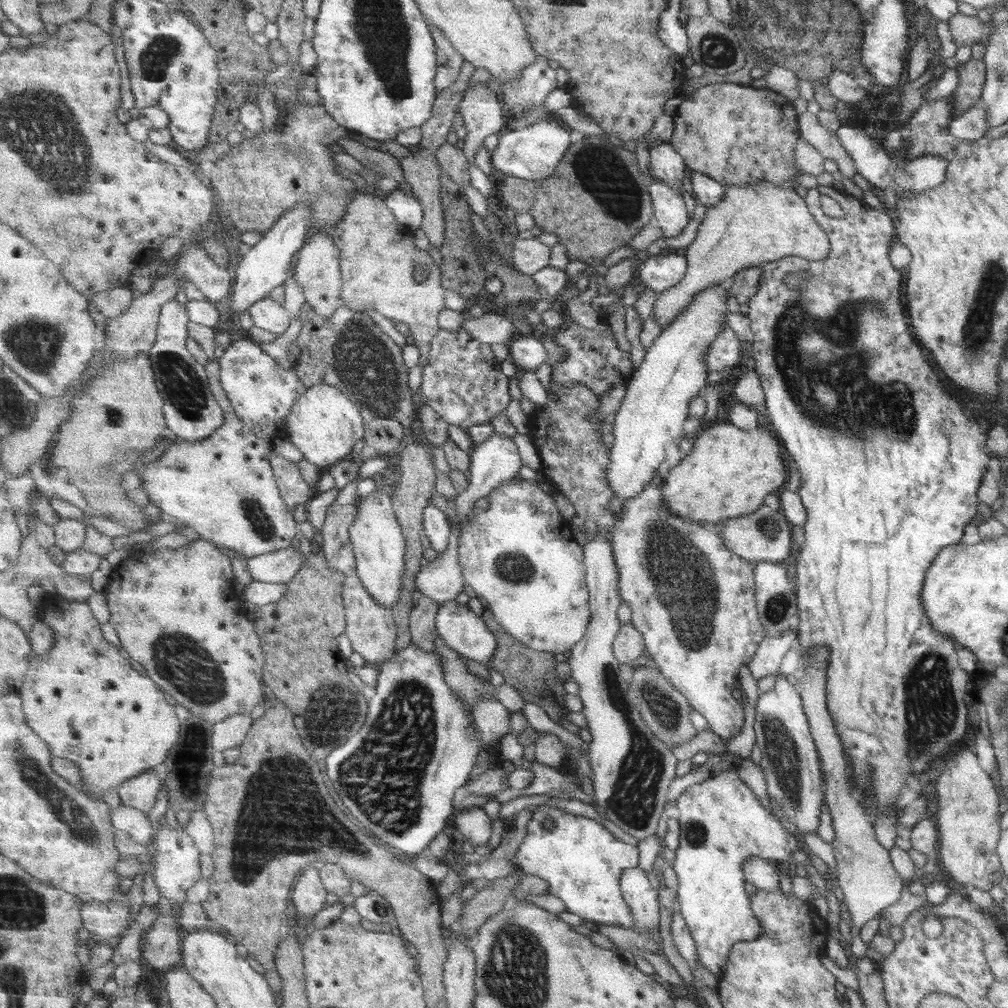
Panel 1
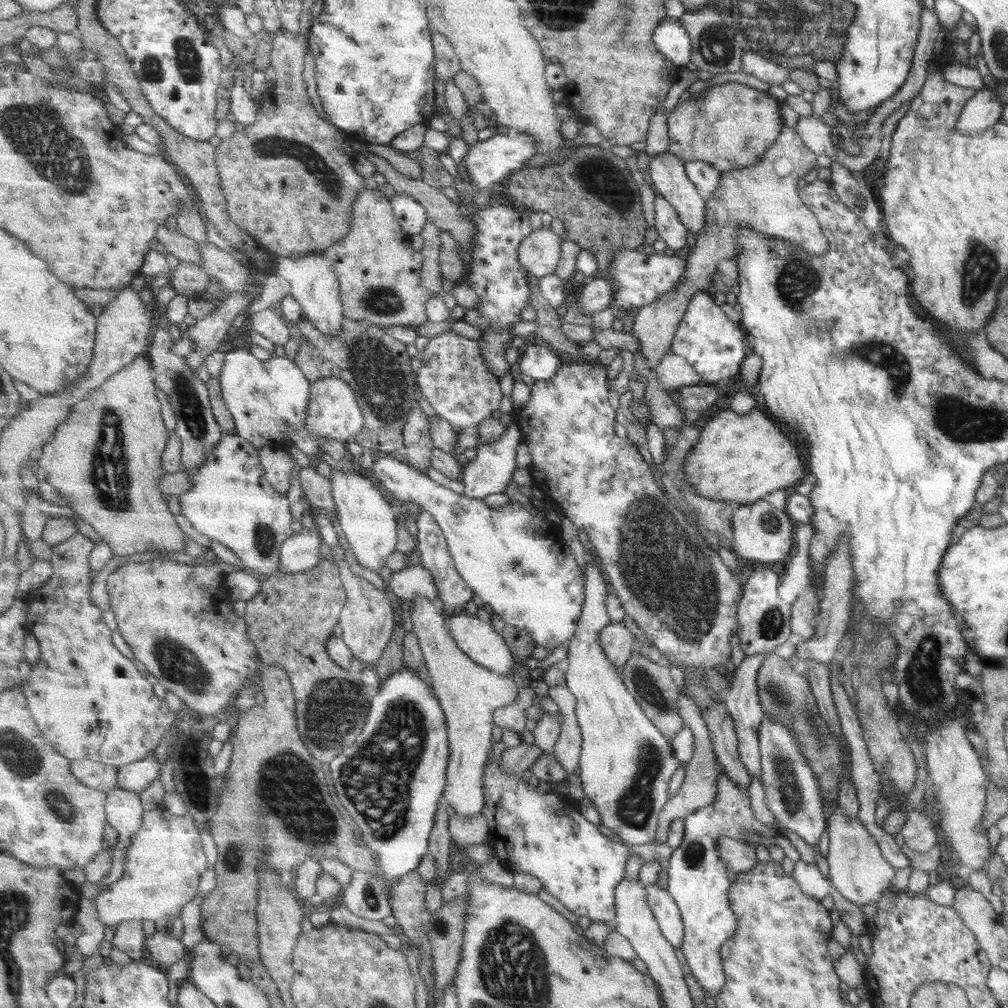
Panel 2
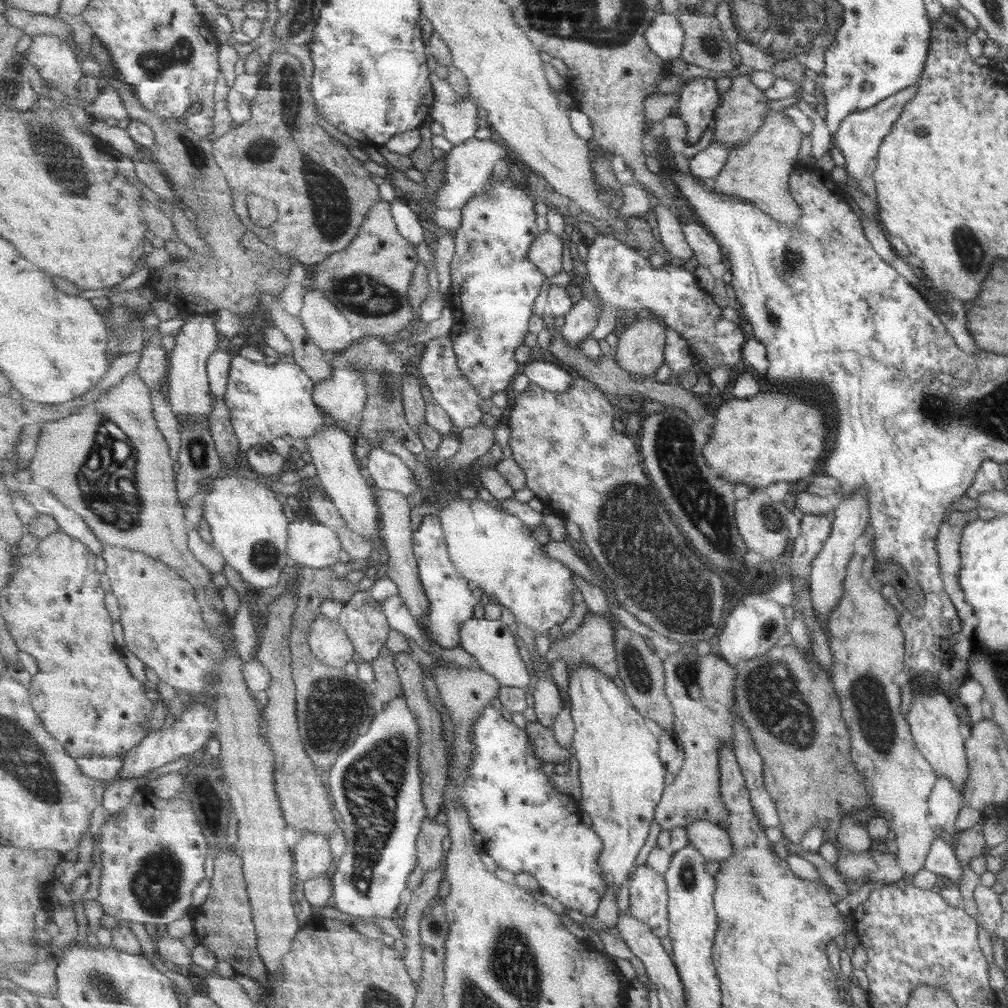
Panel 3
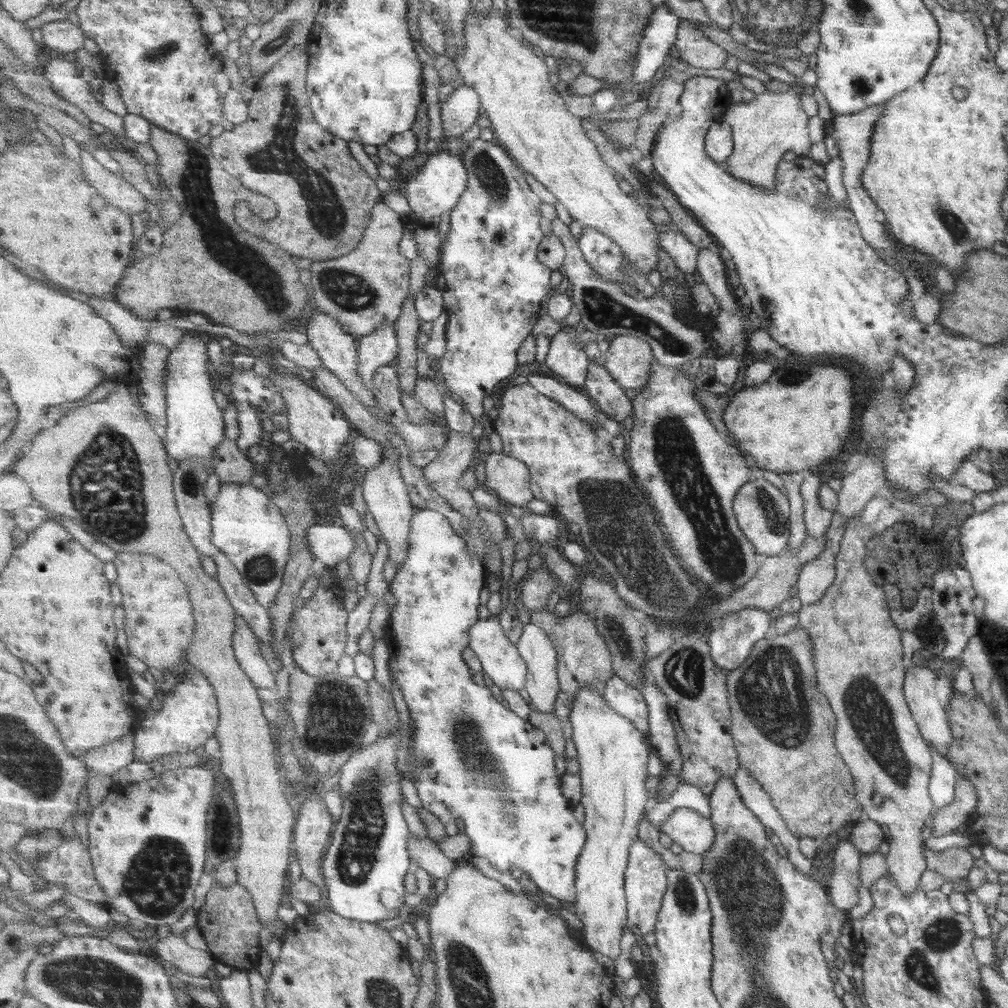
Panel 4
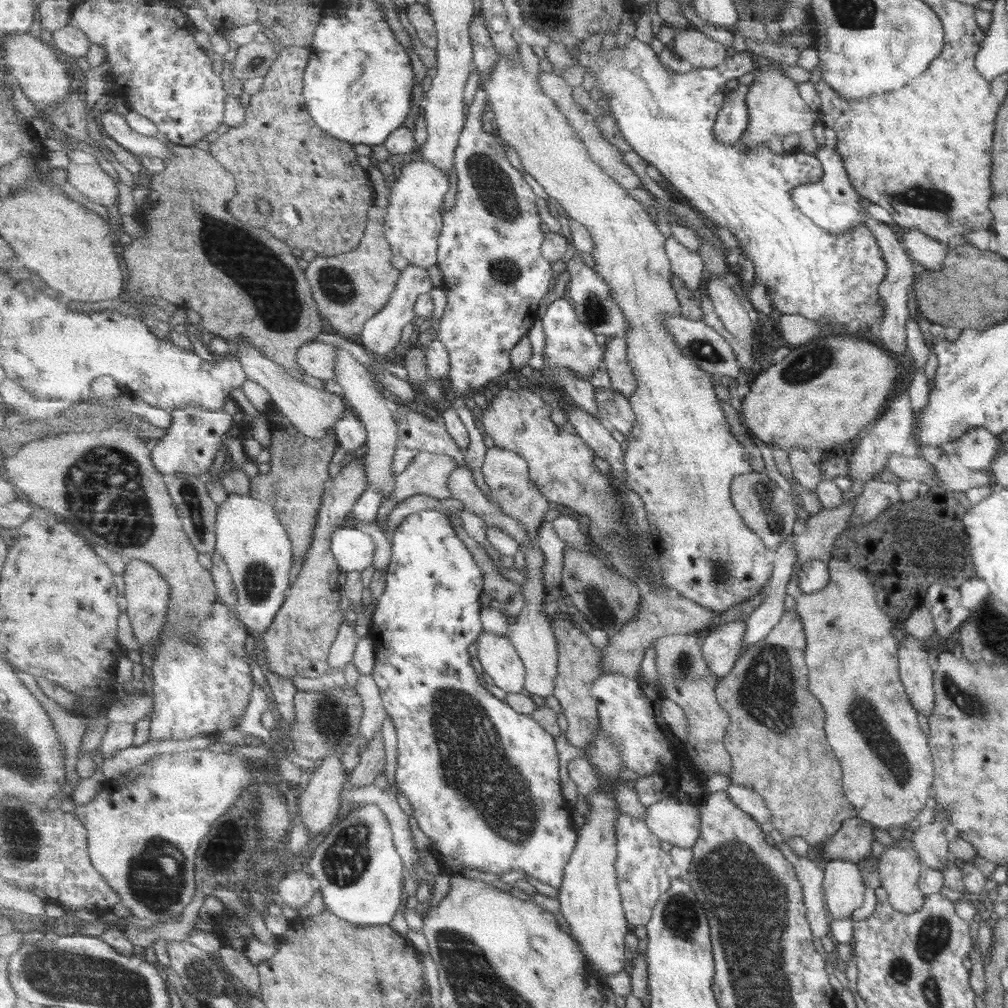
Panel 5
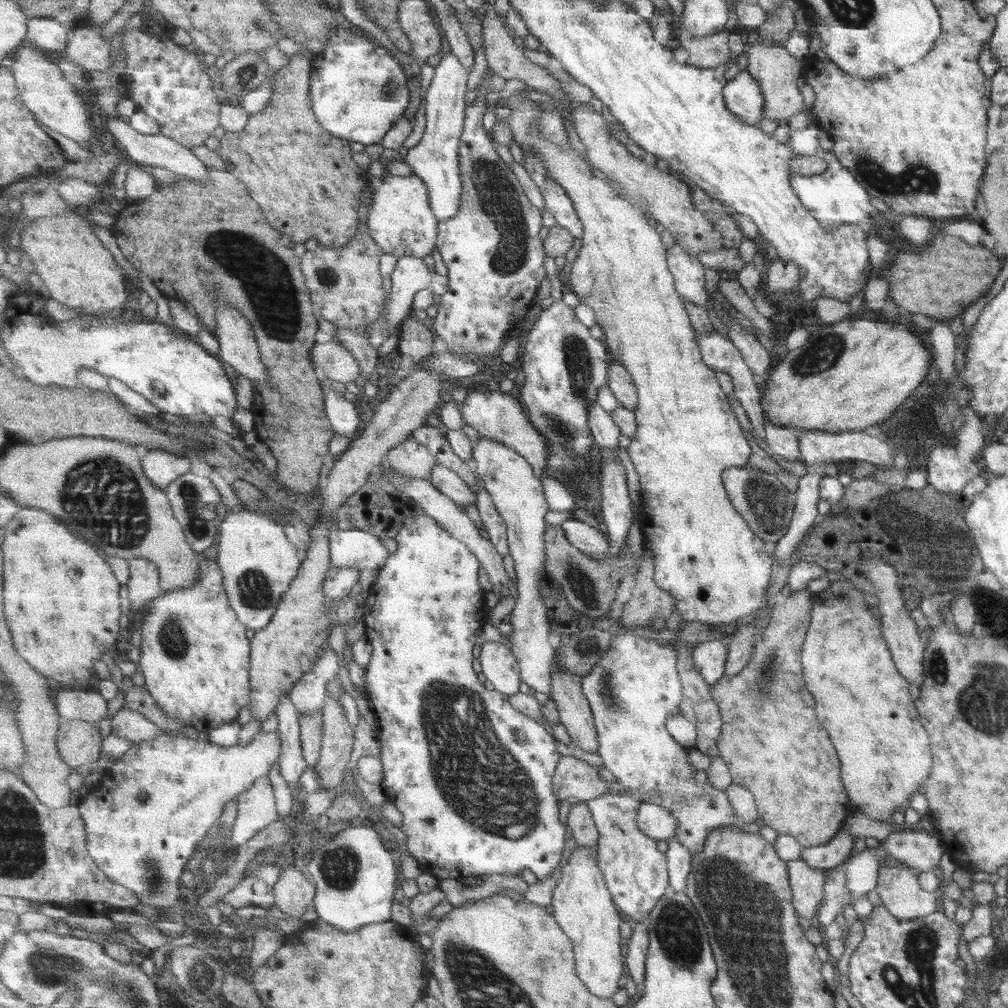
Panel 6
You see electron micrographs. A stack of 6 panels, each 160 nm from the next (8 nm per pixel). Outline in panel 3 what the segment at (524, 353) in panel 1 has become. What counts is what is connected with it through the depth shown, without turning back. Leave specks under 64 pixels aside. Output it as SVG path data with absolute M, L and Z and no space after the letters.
M531 360L522 366L522 372L531 383L556 393L568 391L574 381L566 366L556 360Z

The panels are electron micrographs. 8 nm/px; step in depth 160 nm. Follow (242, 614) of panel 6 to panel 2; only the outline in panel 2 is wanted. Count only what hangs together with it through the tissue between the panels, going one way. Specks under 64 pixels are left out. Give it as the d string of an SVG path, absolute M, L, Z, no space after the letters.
M225 435L210 456L209 462L188 472L192 487L178 496L181 513L192 526L209 539L218 540L240 556L246 570L261 577L278 572L283 543L294 535L291 504L287 494L278 492L266 477L259 460L259 451L250 440L241 435Z

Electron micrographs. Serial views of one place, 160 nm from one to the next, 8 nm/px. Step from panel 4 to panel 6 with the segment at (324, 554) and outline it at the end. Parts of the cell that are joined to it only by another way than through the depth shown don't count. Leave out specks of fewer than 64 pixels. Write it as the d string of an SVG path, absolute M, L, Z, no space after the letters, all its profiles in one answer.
M335 526L330 532L332 564L347 568L380 569L389 558L378 536L359 530L342 531Z

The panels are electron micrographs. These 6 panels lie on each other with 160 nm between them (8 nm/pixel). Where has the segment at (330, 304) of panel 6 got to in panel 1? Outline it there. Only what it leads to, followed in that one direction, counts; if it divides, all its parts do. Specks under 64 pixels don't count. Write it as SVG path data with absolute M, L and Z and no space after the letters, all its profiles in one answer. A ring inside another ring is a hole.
M362 190L350 203L346 218L329 234L341 252L343 304L353 312L376 310L390 321L407 324L420 352L419 364L424 370L432 340L442 330L438 319L445 308L445 288L442 286L442 270L435 266L431 254L413 244L413 231L397 221L383 195L377 191ZM417 264L424 264L430 271L425 281L415 282L413 278Z

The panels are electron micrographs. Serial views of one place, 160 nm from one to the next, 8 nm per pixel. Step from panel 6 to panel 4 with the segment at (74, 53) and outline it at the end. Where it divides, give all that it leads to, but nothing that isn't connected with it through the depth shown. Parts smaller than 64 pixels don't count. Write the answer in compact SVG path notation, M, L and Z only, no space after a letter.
M49 21L42 24L40 32L43 36L43 45L50 47L53 51L60 53L77 52L85 46L85 34L80 25L76 26L73 22Z

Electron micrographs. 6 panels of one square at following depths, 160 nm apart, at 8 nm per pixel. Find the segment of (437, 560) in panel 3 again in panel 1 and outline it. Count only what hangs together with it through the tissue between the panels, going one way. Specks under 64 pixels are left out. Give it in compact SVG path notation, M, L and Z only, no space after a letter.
M431 502L424 510L424 527L431 548L437 551L438 555L444 553L450 546L451 520L438 506Z

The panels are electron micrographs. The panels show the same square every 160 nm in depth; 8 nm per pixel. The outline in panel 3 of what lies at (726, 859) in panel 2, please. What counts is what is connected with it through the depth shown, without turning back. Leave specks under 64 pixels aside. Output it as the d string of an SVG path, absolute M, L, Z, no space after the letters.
M697 819L693 824L685 826L691 844L702 852L702 855L713 862L729 858L734 852L725 826L709 820Z

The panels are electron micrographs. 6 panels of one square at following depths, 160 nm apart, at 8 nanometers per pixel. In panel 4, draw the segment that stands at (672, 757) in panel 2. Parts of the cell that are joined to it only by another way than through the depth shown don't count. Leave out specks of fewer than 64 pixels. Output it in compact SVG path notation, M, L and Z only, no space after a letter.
M585 690L571 700L572 711L569 721L573 727L572 738L578 750L578 762L583 789L581 805L586 812L583 826L588 836L586 847L579 857L576 867L577 900L573 902L575 915L581 920L583 927L582 941L595 951L617 960L621 956L621 938L623 930L628 926L628 898L626 895L626 870L630 850L639 836L639 823L645 816L653 801L647 788L649 778L649 755L654 748L647 744L643 732L635 728L635 724L615 711L605 700L603 694Z

